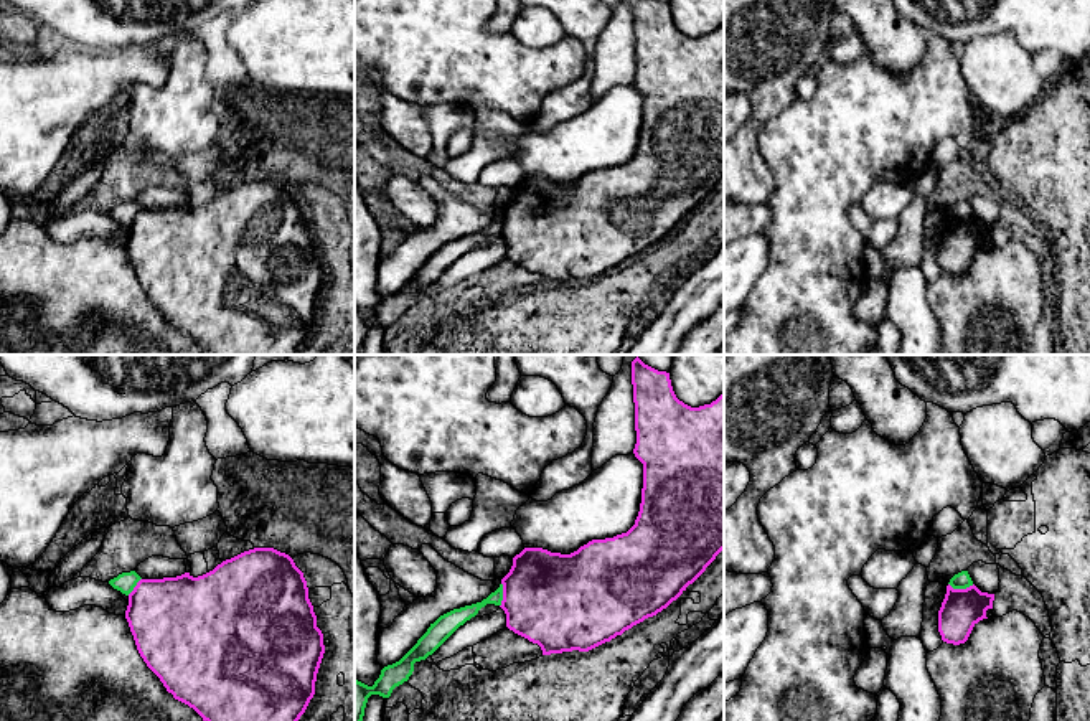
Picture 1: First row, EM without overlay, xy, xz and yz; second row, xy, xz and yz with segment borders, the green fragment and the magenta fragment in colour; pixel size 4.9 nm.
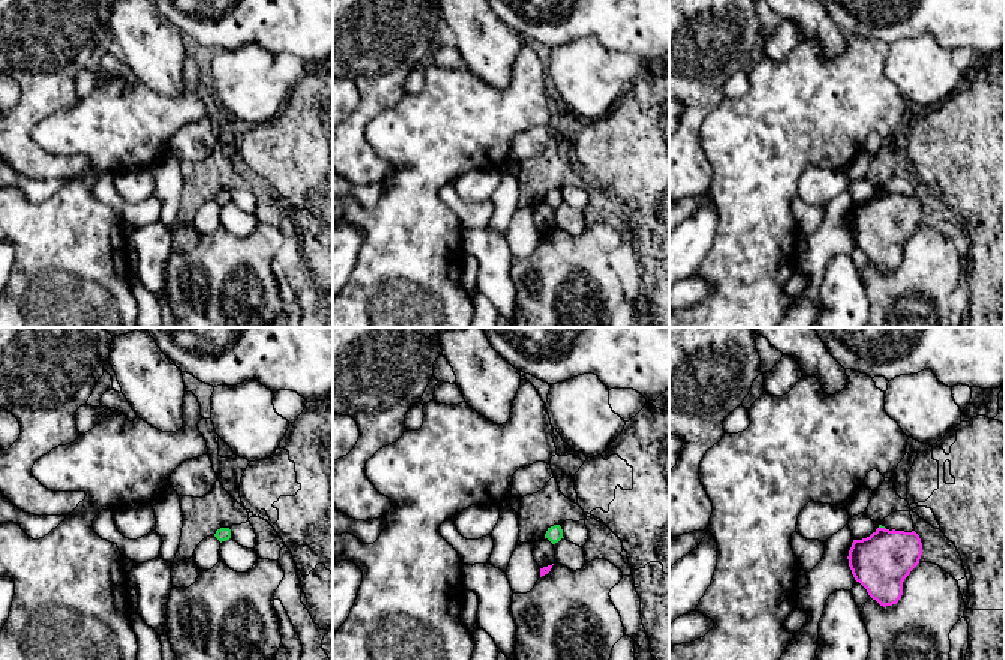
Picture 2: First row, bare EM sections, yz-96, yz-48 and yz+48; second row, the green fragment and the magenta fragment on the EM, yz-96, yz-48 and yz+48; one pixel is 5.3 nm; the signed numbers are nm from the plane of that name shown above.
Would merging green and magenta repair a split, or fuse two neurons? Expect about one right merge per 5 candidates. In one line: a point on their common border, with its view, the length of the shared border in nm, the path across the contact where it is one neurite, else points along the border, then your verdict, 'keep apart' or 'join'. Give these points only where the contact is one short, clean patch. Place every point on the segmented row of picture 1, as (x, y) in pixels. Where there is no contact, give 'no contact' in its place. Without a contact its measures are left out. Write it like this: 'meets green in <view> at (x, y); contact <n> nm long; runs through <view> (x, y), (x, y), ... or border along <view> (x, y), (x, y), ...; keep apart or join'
meets green in yz at (962, 588); contact 130 nm long; border along yz (949, 583), (953, 588), (973, 584); keep apart

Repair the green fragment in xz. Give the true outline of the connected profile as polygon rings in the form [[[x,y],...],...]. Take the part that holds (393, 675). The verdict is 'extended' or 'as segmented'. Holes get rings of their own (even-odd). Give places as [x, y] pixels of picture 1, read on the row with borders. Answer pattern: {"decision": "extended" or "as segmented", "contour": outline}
{"decision": "as segmented", "contour": [[[503,584],[482,602],[453,609],[440,615],[399,662],[381,670],[373,686],[355,678],[355,721],[363,721],[364,708],[371,695],[389,698],[396,686],[409,680],[416,662],[432,655],[460,625],[475,617],[482,607],[486,604],[501,606],[501,601]]]}

